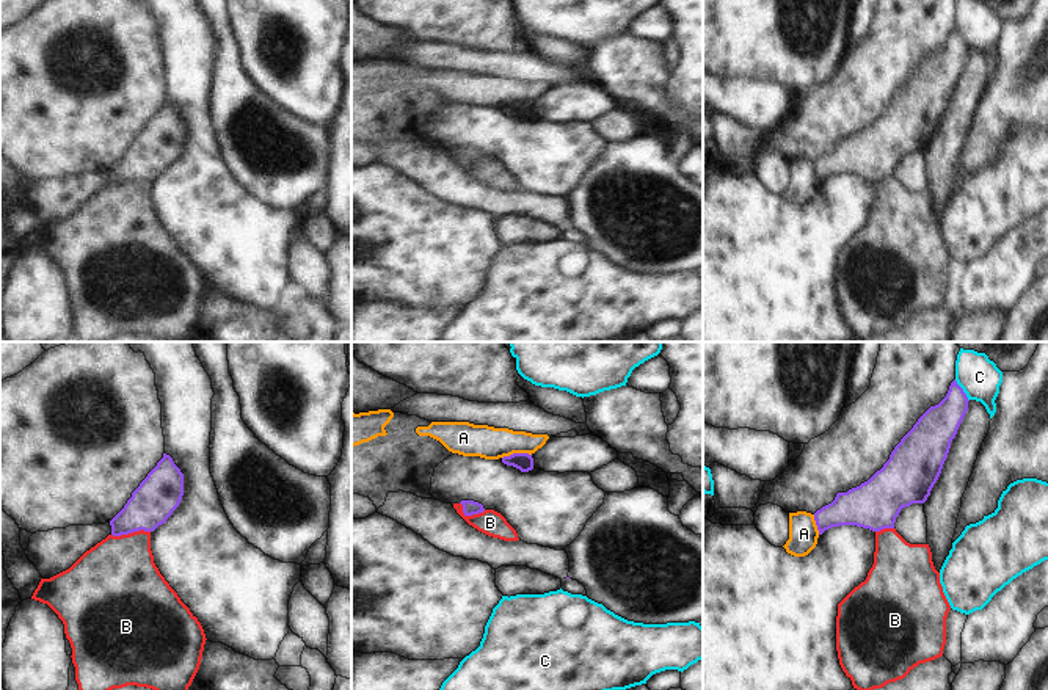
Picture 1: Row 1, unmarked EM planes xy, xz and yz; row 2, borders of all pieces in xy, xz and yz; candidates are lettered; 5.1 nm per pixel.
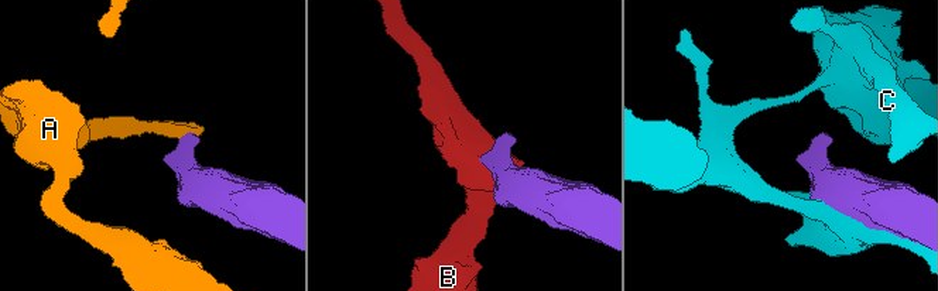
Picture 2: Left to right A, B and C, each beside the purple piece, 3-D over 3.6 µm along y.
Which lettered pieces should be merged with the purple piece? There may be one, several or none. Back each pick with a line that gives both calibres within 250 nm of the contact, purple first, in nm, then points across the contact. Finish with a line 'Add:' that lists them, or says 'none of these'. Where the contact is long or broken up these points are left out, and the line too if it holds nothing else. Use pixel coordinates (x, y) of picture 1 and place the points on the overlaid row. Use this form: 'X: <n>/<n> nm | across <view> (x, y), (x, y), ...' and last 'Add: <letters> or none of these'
Add: none of these

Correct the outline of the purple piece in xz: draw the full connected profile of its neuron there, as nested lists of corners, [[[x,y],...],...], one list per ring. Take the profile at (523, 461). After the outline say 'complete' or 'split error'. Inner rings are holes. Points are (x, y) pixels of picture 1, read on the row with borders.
[[[513,453],[510,456],[504,456],[502,463],[516,467],[521,472],[529,472],[533,469],[533,458],[529,453]]]; complete

